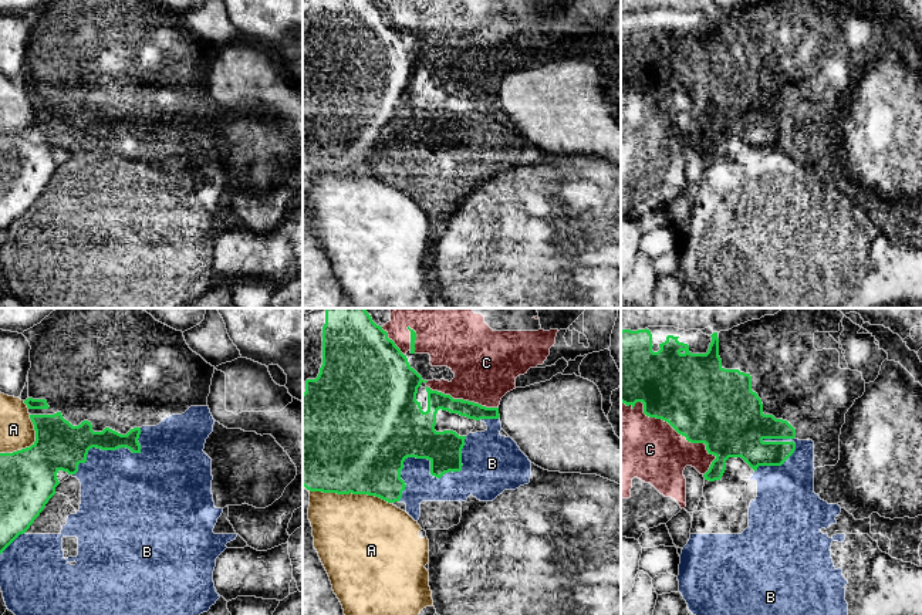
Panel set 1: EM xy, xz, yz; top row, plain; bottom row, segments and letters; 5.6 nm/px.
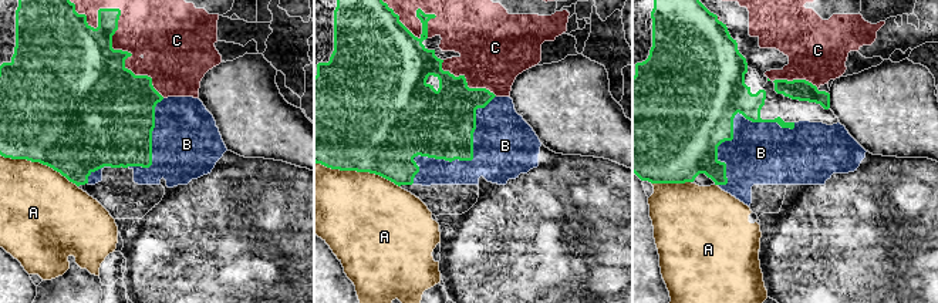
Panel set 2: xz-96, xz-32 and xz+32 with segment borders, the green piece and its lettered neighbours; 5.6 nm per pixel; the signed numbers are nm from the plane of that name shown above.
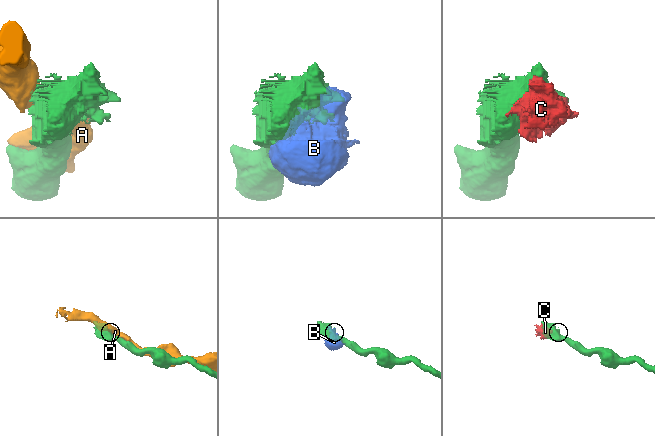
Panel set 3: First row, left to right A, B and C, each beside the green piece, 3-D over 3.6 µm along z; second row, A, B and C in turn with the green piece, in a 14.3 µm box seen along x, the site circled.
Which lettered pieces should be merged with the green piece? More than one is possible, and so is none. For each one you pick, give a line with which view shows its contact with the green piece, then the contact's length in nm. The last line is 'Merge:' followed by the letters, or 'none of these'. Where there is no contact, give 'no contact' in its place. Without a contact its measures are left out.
Merge: none of these

